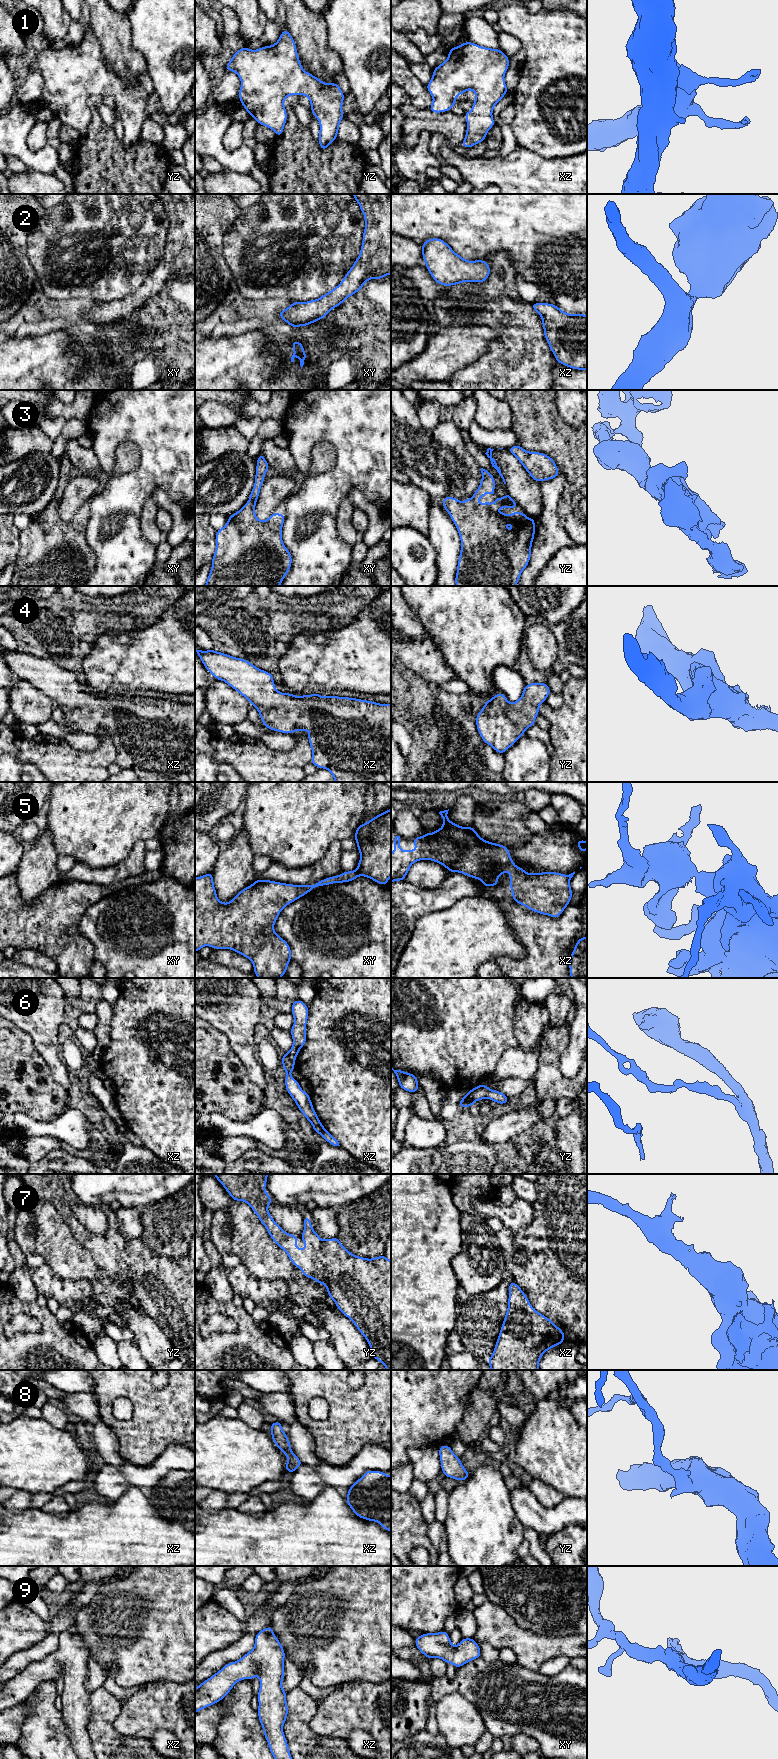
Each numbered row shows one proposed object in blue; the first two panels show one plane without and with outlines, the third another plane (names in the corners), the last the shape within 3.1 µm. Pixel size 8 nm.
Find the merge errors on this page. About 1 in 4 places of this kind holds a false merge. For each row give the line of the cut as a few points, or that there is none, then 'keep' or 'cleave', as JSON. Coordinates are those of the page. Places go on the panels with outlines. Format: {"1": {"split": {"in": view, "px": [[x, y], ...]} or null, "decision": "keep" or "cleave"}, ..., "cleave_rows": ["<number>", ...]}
{"1": {"split": null, "decision": "keep"}, "2": {"split": null, "decision": "keep"}, "3": {"split": null, "decision": "keep"}, "4": {"split": null, "decision": "keep"}, "5": {"split": null, "decision": "keep"}, "6": {"split": {"in": "yz", "px": [[466, 1094], [473, 1102]]}, "decision": "cleave"}, "7": {"split": null, "decision": "keep"}, "8": {"split": null, "decision": "keep"}, "9": {"split": null, "decision": "keep"}, "cleave_rows": ["6"]}

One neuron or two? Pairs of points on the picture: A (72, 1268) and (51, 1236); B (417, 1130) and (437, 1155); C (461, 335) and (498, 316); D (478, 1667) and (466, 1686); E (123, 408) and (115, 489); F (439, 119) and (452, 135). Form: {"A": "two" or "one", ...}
{"A": "one", "B": "two", "C": "two", "D": "one", "E": "one", "F": "one"}

